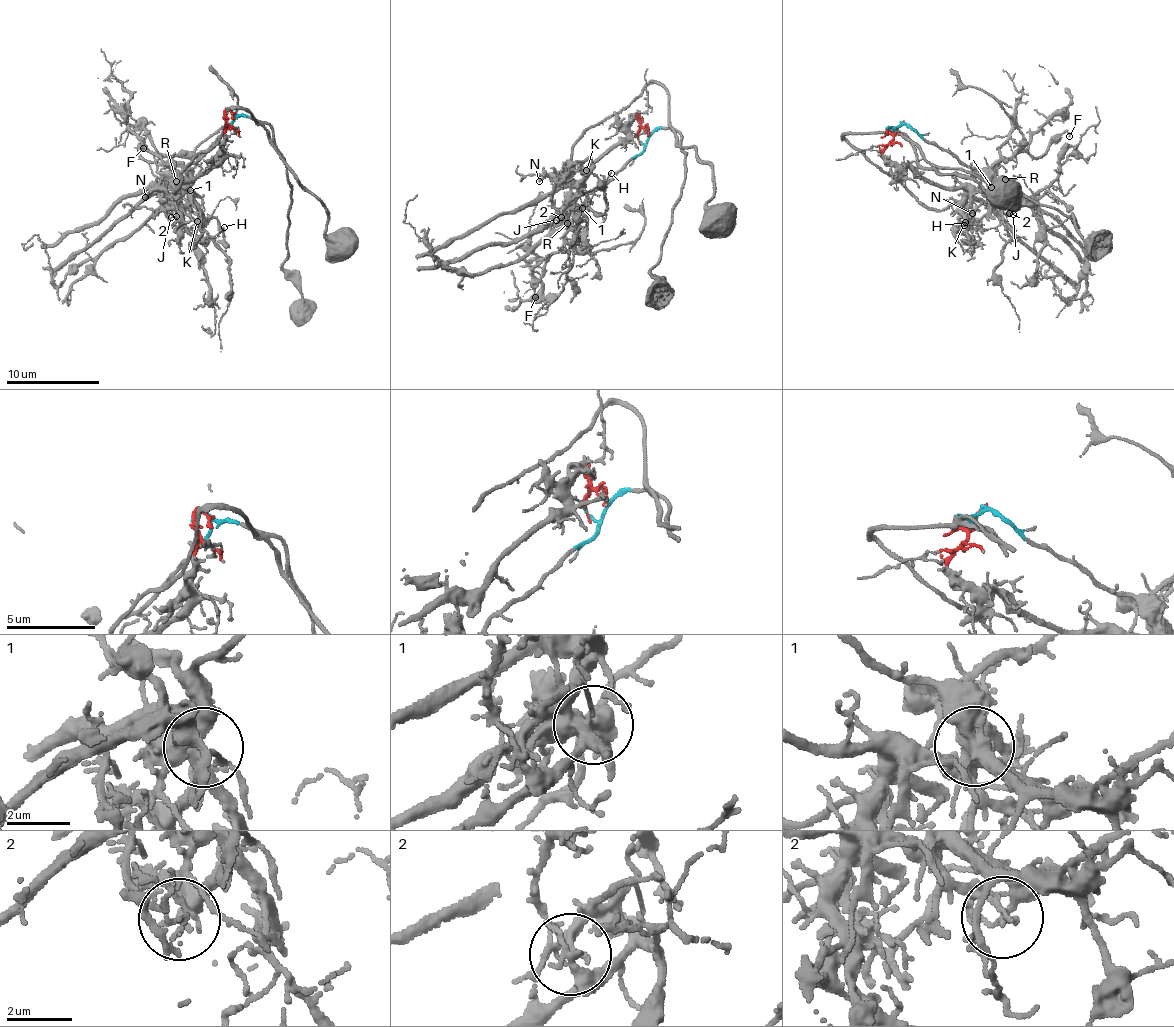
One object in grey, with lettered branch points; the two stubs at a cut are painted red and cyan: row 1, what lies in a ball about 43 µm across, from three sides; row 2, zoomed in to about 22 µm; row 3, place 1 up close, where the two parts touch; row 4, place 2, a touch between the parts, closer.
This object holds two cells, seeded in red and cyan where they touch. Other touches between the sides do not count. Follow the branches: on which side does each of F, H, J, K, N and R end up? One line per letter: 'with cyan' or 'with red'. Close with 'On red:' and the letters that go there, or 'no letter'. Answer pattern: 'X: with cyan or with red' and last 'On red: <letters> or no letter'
F: with cyan
H: with cyan
J: with red
K: with red
N: with red
R: with red
On red: J, K, N, R

